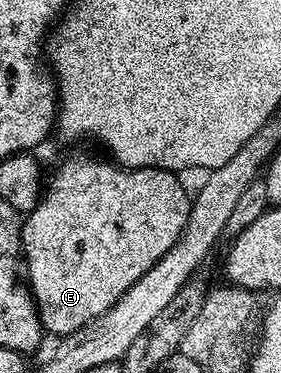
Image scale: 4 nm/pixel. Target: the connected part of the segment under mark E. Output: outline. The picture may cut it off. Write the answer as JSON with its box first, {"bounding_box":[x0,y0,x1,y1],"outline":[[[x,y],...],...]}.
{"bounding_box":[20,155,192,337],"outline":[[[72,155],[69,159],[64,159],[60,163],[60,168],[56,171],[56,176],[52,179],[52,184],[47,184],[42,198],[33,211],[27,212],[20,228],[20,245],[22,248],[22,263],[28,266],[27,286],[30,288],[32,298],[36,301],[36,310],[40,312],[40,325],[45,332],[48,331],[55,337],[63,337],[82,329],[90,321],[94,321],[102,313],[106,313],[118,300],[124,296],[155,263],[160,260],[167,251],[178,241],[182,229],[188,220],[188,214],[192,208],[190,191],[180,184],[181,176],[171,171],[160,171],[156,167],[133,167],[131,169],[117,165],[107,158],[95,159],[92,155]]]}

